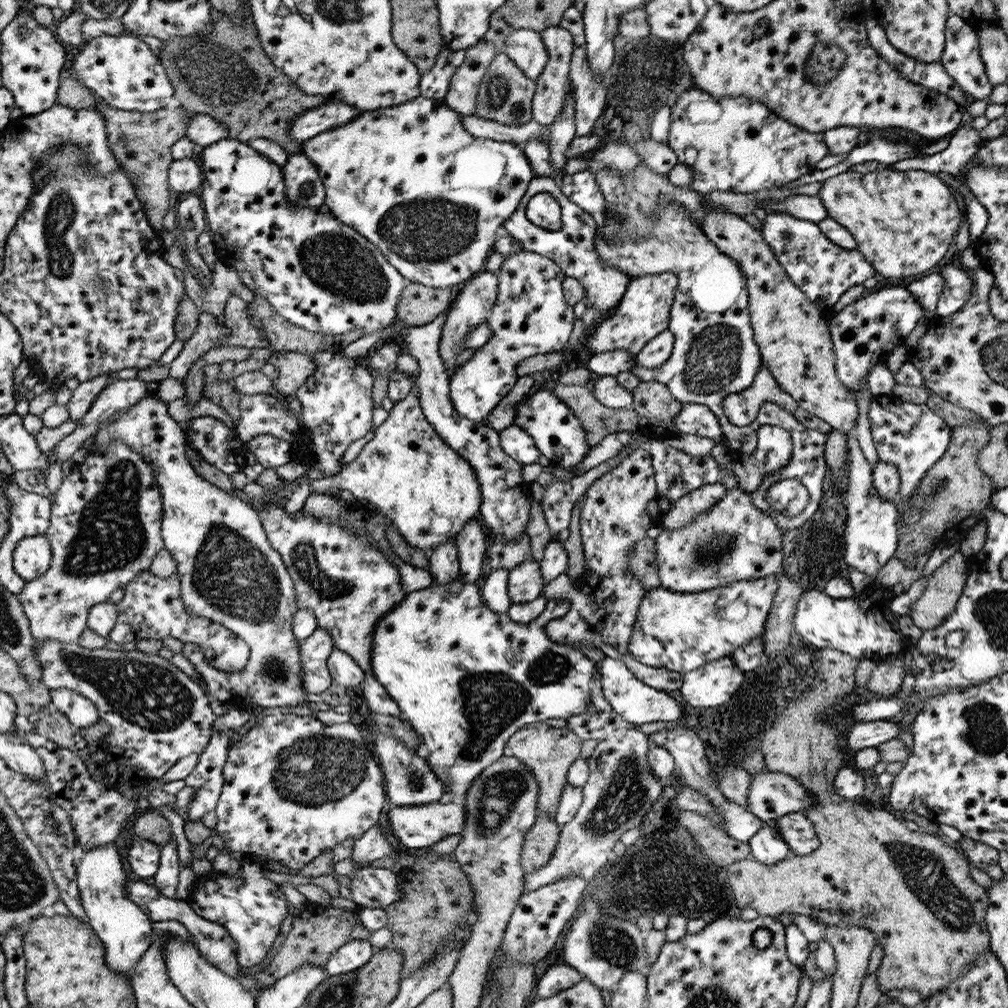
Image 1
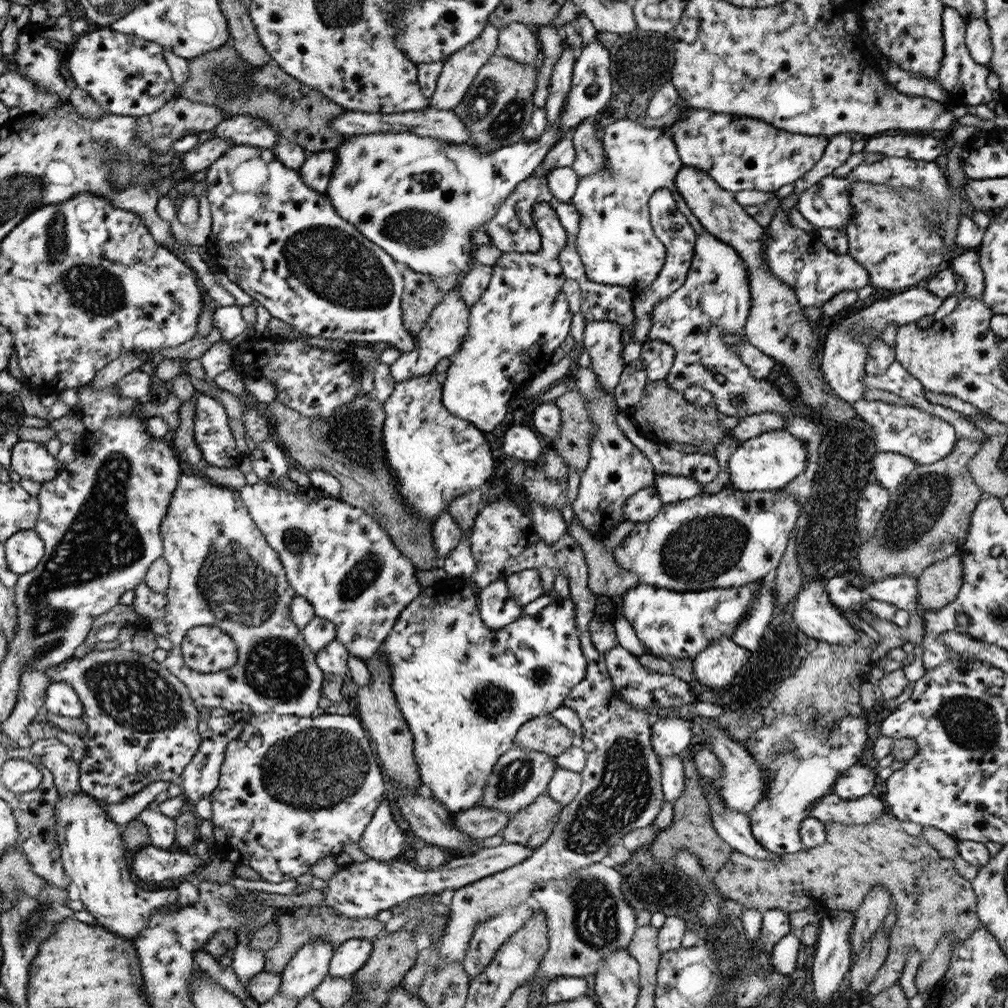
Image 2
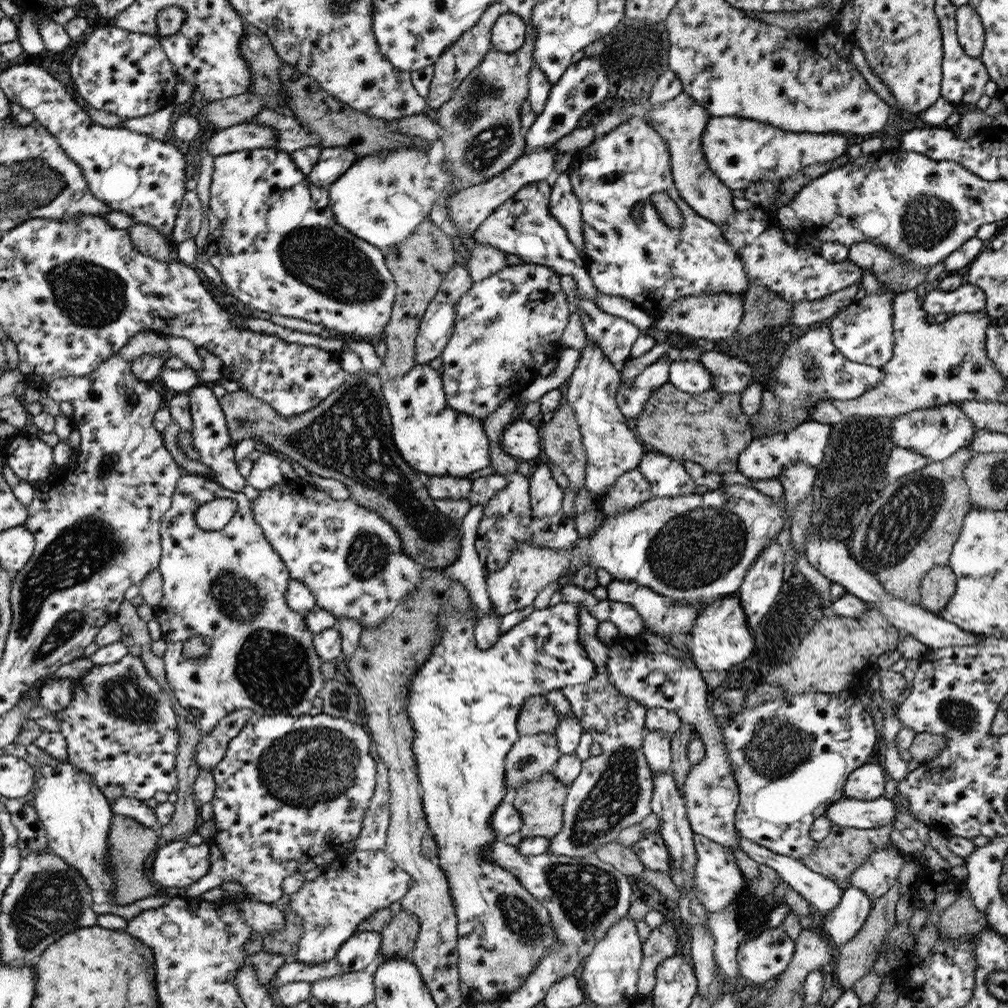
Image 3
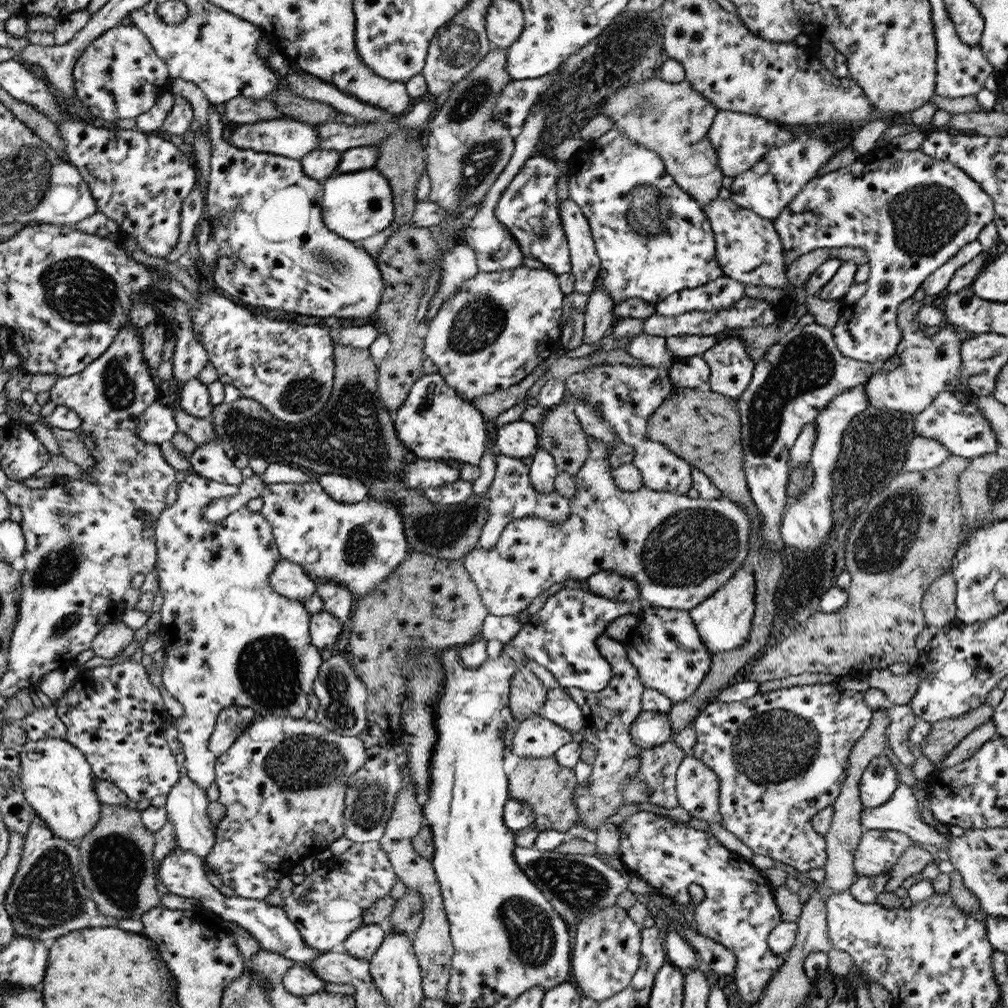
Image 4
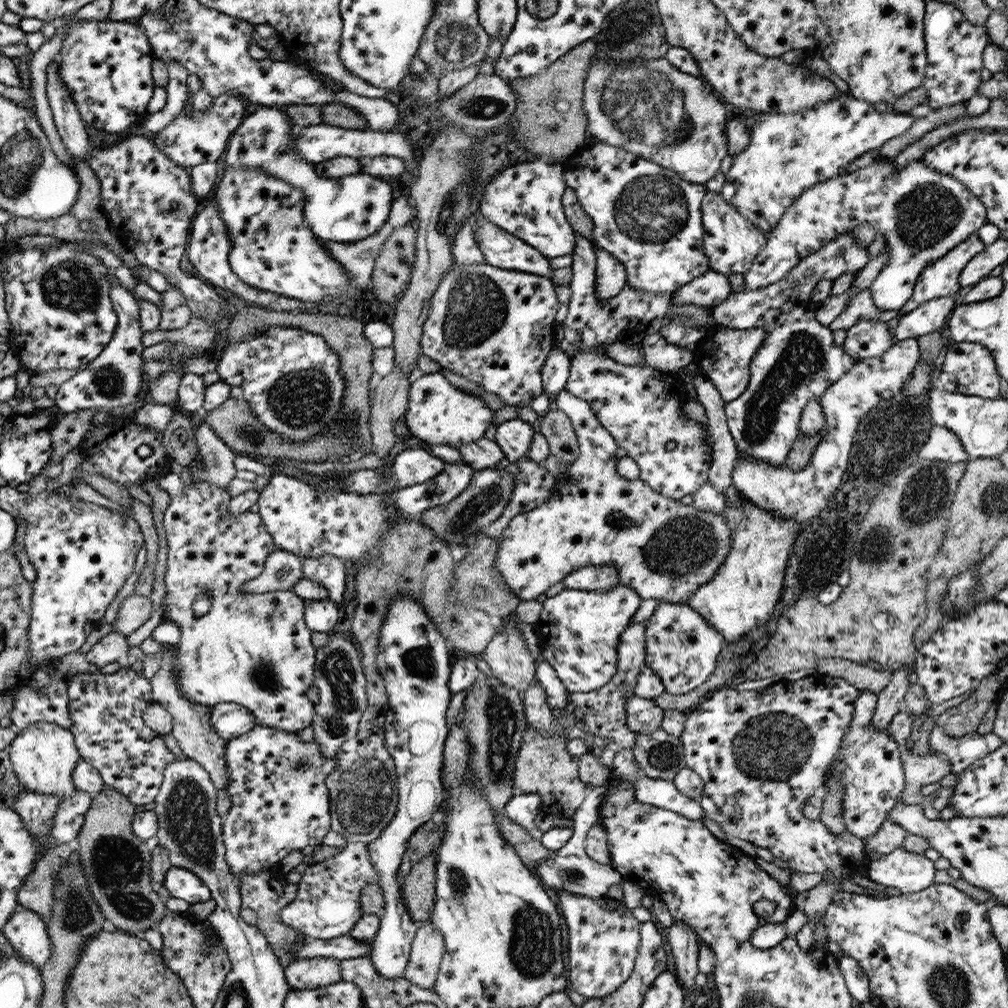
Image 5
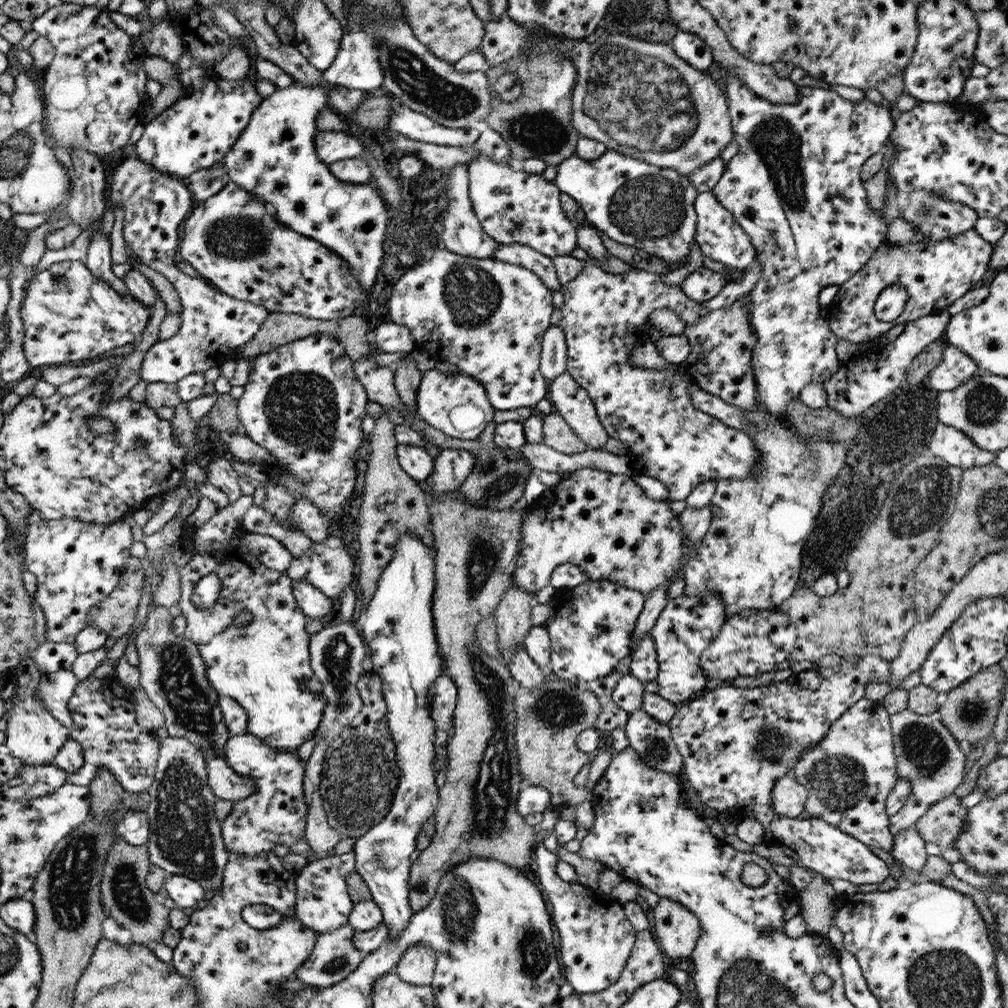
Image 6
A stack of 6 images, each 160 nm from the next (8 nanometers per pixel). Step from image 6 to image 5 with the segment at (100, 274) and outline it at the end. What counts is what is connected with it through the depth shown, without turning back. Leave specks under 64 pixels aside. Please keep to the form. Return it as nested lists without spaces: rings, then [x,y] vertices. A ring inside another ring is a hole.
[[[109,273],[111,282],[111,298],[114,301],[115,310],[118,312],[118,328],[110,344],[102,353],[85,368],[78,371],[71,379],[63,382],[58,387],[55,405],[63,411],[84,410],[95,408],[104,412],[112,412],[114,408],[126,408],[138,399],[142,391],[146,393],[146,376],[144,376],[144,360],[142,352],[141,312],[139,301],[131,292],[127,291],[115,274]]]

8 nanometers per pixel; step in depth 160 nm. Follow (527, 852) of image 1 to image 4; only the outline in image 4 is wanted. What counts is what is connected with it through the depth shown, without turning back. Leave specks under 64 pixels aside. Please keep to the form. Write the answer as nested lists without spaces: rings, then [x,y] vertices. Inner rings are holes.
[[[554,755],[546,758],[521,758],[510,777],[512,798],[532,807],[535,816],[532,826],[539,833],[557,830],[567,835],[570,827],[579,820],[575,807],[575,788],[578,786],[575,770],[560,766]]]

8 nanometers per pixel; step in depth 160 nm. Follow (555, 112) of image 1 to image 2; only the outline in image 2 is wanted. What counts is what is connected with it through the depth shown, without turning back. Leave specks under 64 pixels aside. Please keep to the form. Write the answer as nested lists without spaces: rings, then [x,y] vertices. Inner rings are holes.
[[[552,25],[540,26],[538,39],[543,47],[543,61],[537,71],[538,88],[534,94],[534,104],[537,109],[544,109],[551,90],[551,76],[557,62],[561,60],[565,49],[565,39],[560,36],[556,27]]]

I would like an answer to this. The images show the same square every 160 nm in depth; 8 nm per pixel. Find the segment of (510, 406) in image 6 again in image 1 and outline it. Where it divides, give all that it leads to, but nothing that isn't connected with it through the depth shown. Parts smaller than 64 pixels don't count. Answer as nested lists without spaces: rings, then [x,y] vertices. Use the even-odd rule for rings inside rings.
[[[548,192],[532,196],[525,213],[528,220],[540,228],[556,232],[561,227],[560,203]],[[521,250],[506,257],[497,274],[498,296],[486,322],[492,331],[491,339],[455,371],[450,385],[459,414],[482,424],[519,380],[517,365],[536,354],[561,352],[570,340],[575,321],[573,307],[564,298],[563,280],[567,276],[553,259]]]

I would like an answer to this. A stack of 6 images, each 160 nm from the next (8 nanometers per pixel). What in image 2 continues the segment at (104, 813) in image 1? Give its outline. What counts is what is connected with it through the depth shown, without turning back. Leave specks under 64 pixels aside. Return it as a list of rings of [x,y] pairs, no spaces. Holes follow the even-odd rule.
[[[55,737],[36,740],[29,749],[53,774],[53,783],[59,796],[83,794],[79,783],[79,764],[72,759],[68,745]],[[168,781],[153,782],[146,789],[123,798],[120,802],[104,803],[100,801],[100,803],[109,817],[122,829],[130,820],[137,819],[146,806],[154,802],[161,792],[167,791],[170,785]]]

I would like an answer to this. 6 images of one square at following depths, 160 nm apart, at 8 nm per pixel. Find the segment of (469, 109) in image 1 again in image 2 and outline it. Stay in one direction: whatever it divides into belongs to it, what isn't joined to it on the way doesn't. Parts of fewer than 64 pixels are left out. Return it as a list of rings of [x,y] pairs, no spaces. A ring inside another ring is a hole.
[[[488,22],[480,37],[444,60],[443,69],[437,80],[437,87],[430,98],[431,108],[454,111],[456,107],[460,106],[467,96],[472,81],[479,74],[479,70],[491,57],[496,55],[499,48],[499,31],[498,28]]]

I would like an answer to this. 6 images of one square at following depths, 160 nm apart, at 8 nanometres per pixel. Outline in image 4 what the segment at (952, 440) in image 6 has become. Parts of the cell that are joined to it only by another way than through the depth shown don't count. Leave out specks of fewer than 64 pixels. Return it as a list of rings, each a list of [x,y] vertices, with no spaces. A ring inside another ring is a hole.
[[[914,436],[905,450],[904,470],[918,472],[940,466],[951,454],[937,440]]]

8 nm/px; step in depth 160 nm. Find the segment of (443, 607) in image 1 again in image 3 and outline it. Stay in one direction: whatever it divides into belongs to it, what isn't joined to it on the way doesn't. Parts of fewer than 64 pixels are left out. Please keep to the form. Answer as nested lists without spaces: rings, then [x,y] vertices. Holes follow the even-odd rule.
[[[560,602],[556,606],[549,606],[544,610],[535,610],[526,616],[522,622],[516,624],[514,628],[510,628],[505,634],[501,634],[498,641],[489,650],[480,650],[475,641],[475,626],[477,624],[476,617],[467,617],[458,614],[456,610],[446,612],[440,620],[440,637],[442,641],[438,643],[434,652],[430,654],[427,662],[420,666],[420,670],[416,670],[416,675],[412,675],[409,684],[409,695],[405,704],[408,718],[412,722],[414,729],[414,742],[412,750],[416,759],[416,768],[418,780],[422,783],[423,793],[423,810],[426,814],[428,826],[432,829],[435,835],[435,840],[438,844],[439,867],[443,870],[449,886],[453,894],[453,902],[456,906],[458,918],[458,949],[459,949],[459,978],[461,982],[461,994],[464,1002],[470,1005],[478,1003],[487,1003],[490,1001],[504,1002],[512,992],[518,990],[527,980],[528,976],[538,968],[543,958],[547,956],[547,952],[551,946],[557,941],[555,940],[554,927],[551,925],[550,912],[534,895],[530,893],[516,879],[515,875],[498,866],[495,862],[485,858],[485,850],[491,842],[497,838],[495,831],[491,829],[491,816],[495,812],[496,807],[502,802],[503,796],[506,794],[506,754],[508,754],[513,745],[518,741],[519,730],[518,721],[519,714],[523,710],[525,702],[537,694],[537,696],[546,697],[551,690],[564,688],[577,688],[582,683],[587,683],[592,677],[598,675],[596,673],[596,665],[586,655],[583,644],[580,642],[580,609],[578,604],[569,604]]]

